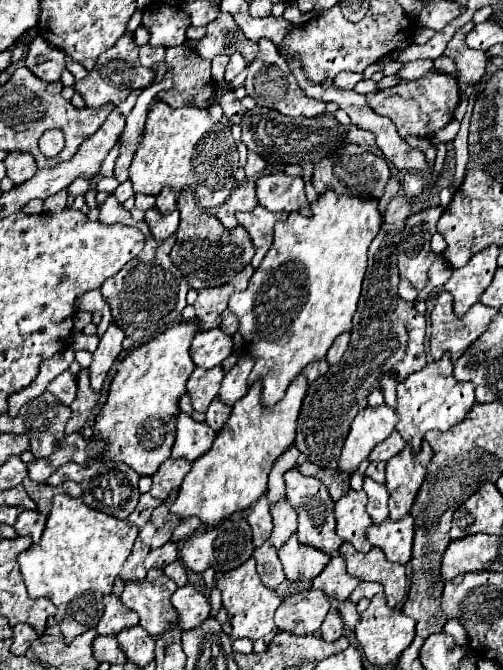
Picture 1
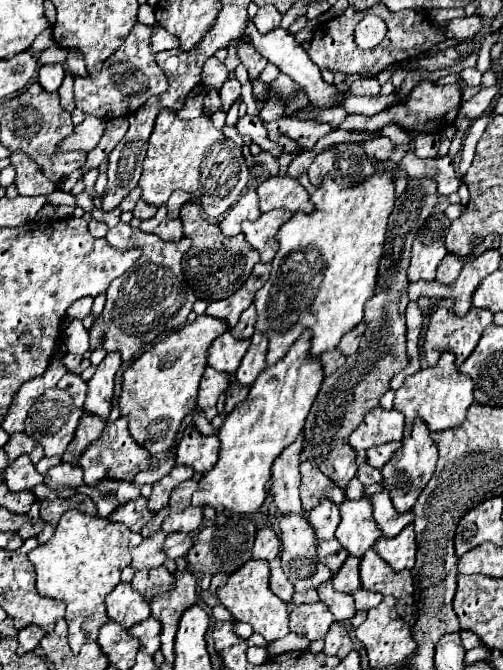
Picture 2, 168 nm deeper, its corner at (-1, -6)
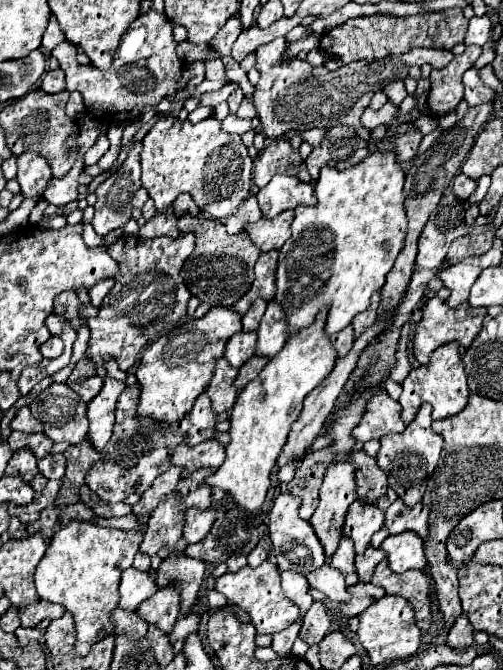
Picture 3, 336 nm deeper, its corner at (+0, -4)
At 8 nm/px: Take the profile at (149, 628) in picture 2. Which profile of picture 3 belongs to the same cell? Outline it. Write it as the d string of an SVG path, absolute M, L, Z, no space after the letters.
M158 589L136 611L142 619L156 625L160 631L170 633L178 619L178 589Z

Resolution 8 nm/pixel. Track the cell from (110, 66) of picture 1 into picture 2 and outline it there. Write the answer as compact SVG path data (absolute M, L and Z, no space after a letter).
M137 23L131 29L125 43L107 59L107 63L95 79L75 77L75 105L83 113L95 115L99 119L129 115L137 111L143 105L143 101L147 101L147 97L159 95L167 89L167 77L155 63L155 55L149 49L149 37L151 27Z

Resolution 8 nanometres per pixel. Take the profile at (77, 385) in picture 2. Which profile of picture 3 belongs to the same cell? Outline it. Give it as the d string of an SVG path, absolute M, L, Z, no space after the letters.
M90 377L86 383L74 383L74 385L70 385L80 397L82 397L82 401L92 401L98 393L100 393L100 389L102 389L102 385L104 385L104 379L102 377Z

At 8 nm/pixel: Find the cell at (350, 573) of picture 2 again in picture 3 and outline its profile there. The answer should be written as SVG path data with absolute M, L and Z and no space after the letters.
M372 545L366 549L364 555L356 557L356 571L362 583L368 583L372 579L372 573L382 559L386 559L386 553L382 549L374 549Z

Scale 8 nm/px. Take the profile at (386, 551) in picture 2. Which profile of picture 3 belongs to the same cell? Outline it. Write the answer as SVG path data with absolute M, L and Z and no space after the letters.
M414 531L386 537L382 543L382 549L386 551L390 569L394 573L404 573L408 569L426 571L428 567L428 561L424 555L424 541Z

